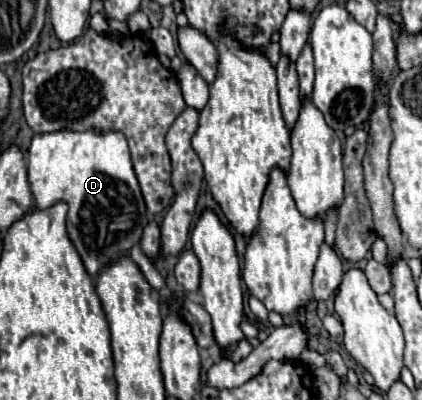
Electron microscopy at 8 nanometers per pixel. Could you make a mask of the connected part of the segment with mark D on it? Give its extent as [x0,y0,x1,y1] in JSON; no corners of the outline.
[28,130,148,276]

